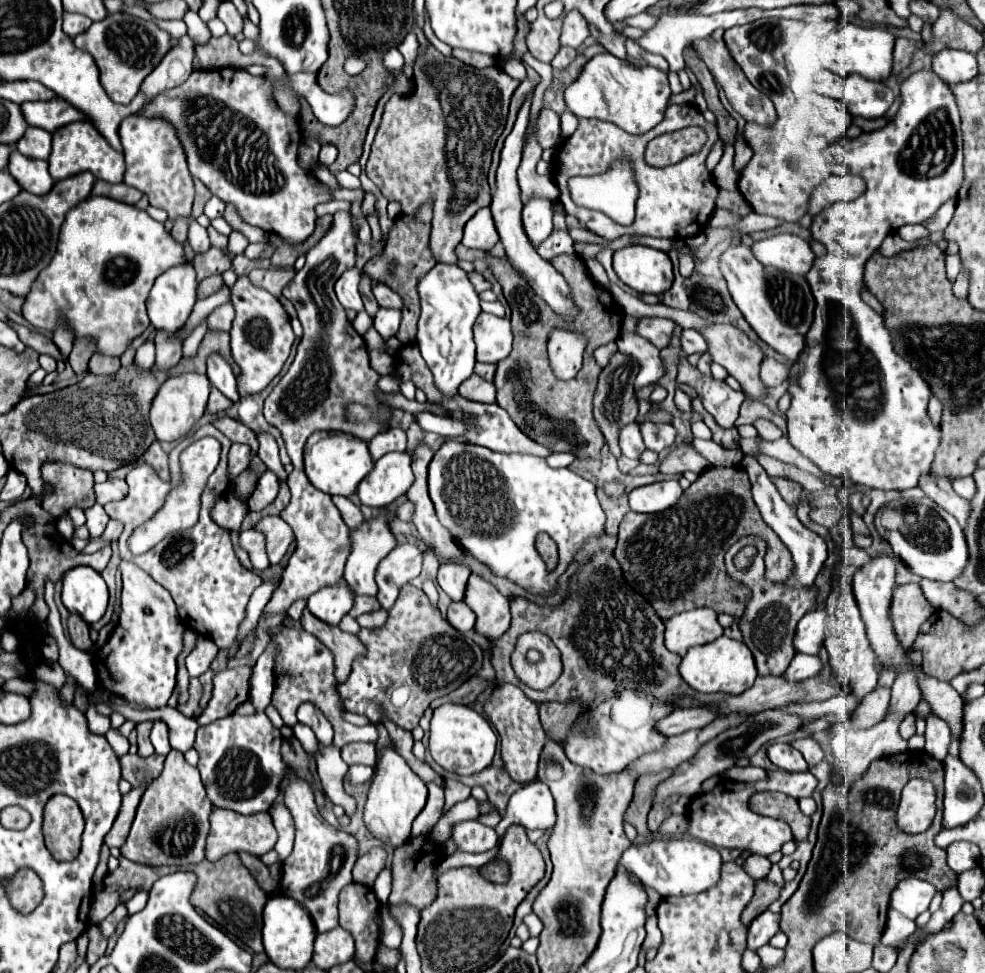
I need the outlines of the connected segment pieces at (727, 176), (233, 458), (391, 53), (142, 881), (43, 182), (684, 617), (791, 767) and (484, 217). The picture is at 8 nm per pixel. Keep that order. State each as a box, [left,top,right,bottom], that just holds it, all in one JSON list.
[[714,142,738,190],[228,444,250,482],[384,48,404,70],[90,856,166,924],[8,148,54,196],[666,608,724,656],[768,742,808,772],[462,208,500,250]]

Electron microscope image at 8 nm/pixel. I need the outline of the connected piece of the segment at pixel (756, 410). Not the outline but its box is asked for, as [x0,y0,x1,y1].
[736,400,786,436]

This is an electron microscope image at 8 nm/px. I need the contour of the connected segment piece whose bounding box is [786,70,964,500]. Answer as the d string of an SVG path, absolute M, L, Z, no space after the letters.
M918 70L902 82L900 96L902 106L888 126L864 132L858 138L844 136L822 152L828 156L832 174L858 174L864 178L866 190L856 200L836 202L814 216L810 230L812 236L826 246L826 254L816 258L806 274L816 300L814 322L806 336L806 348L792 364L786 390L792 398L790 410L786 412L790 444L824 472L817 469L812 475L822 479L827 486L821 494L831 494L833 487L837 490L835 494L850 488L848 500L855 492L854 484L878 490L906 490L918 486L920 476L930 472L942 436L940 428L934 426L928 416L928 398L932 396L928 382L896 352L884 318L860 298L864 264L878 250L882 240L906 224L924 224L932 218L948 198L958 194L964 178L960 114L950 86L932 70Z

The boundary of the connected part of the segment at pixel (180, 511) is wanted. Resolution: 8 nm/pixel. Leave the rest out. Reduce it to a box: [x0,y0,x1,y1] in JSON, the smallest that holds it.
[130,436,220,552]

